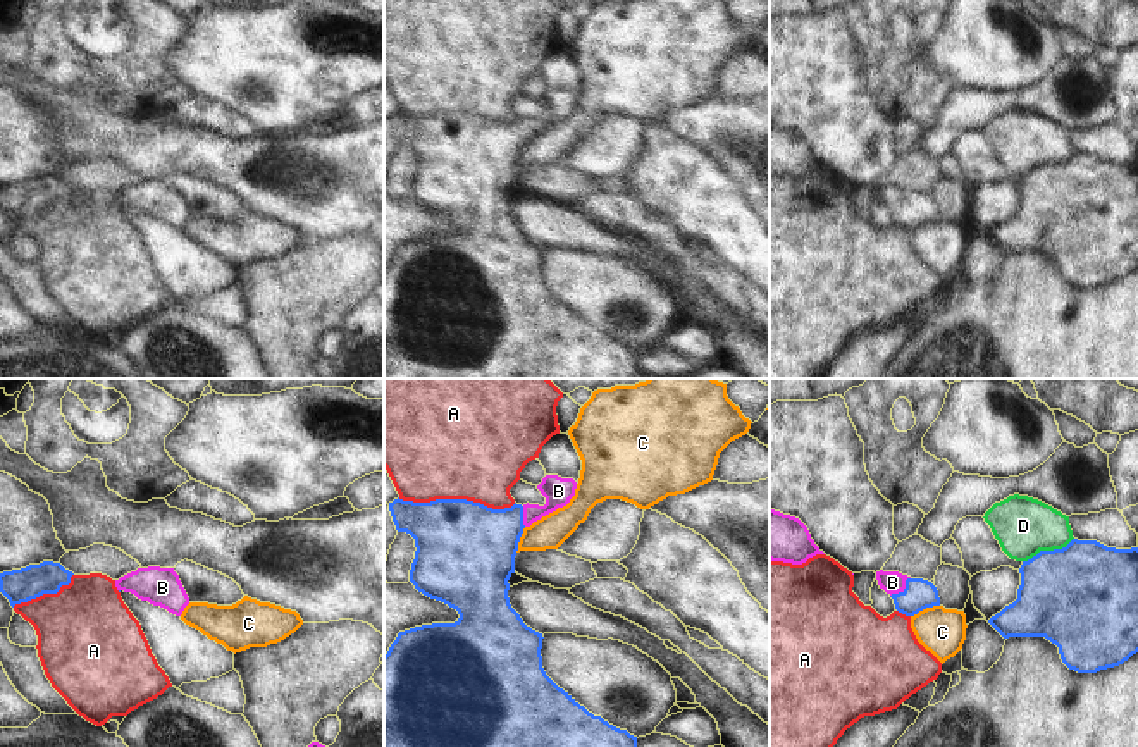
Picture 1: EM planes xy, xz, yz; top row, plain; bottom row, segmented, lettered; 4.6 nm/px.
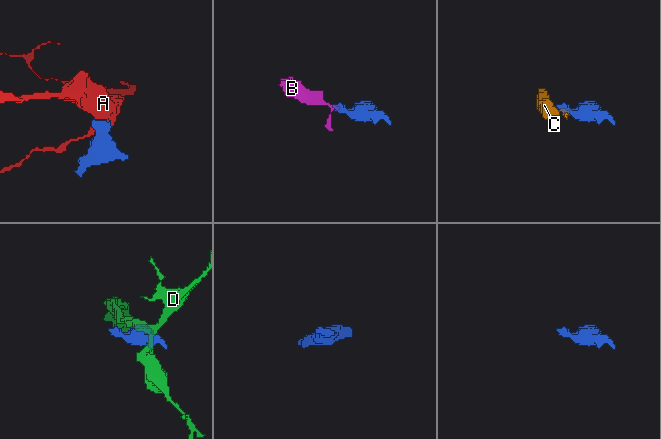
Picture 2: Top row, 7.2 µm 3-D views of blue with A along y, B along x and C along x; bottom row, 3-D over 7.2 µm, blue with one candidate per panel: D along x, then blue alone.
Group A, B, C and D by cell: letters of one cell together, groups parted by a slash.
A / B / C / D

